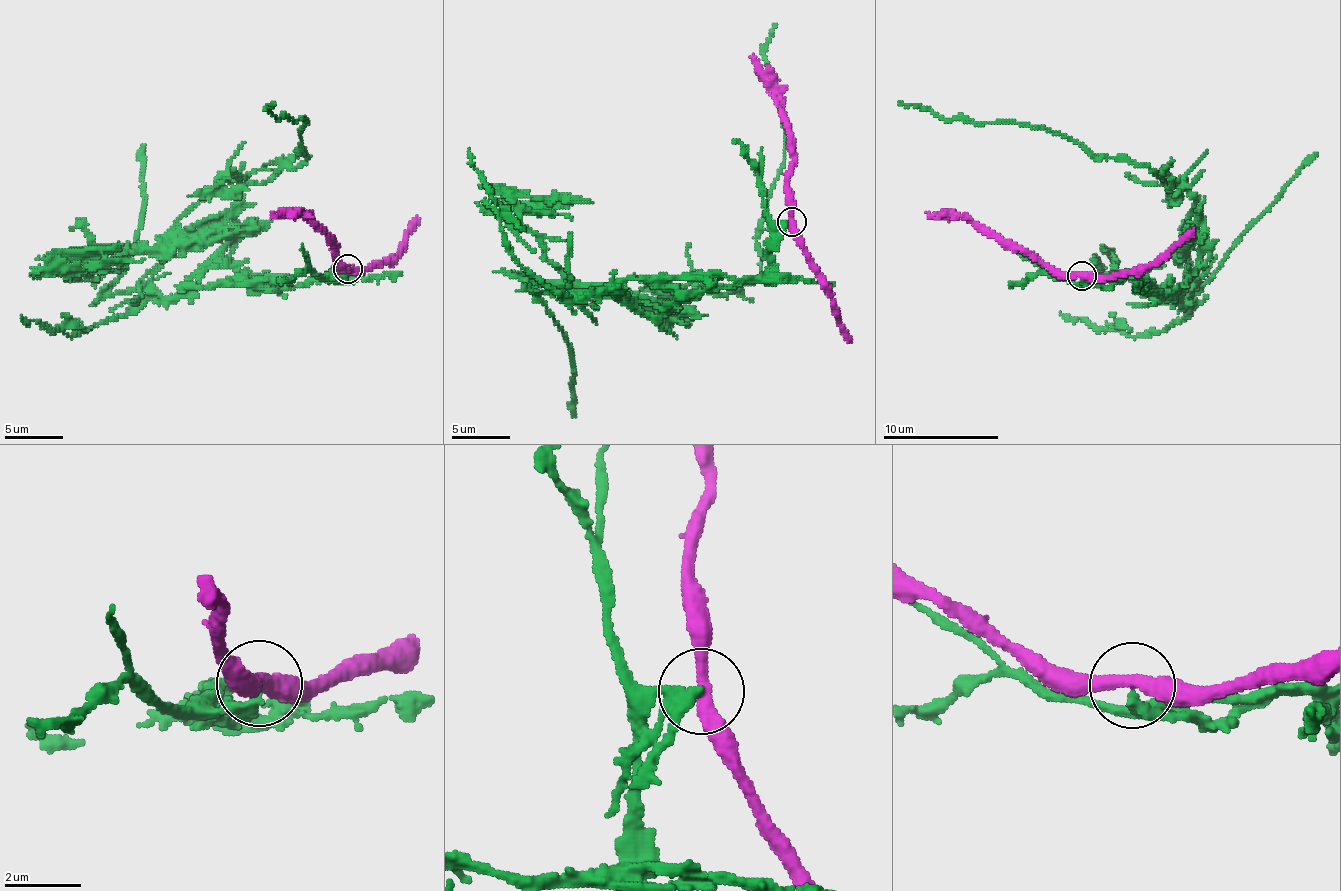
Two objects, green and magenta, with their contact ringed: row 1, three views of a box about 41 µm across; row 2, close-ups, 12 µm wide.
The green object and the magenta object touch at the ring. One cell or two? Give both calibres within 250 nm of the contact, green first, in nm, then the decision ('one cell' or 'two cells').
calibres 320 and 360 nm; two cells

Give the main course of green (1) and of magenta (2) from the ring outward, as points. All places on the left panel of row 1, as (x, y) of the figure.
1: (348, 271), (251, 286), (229, 232), (177, 221), (226, 175), (308, 156), (308, 121), (275, 102)
2: (348, 268), (344, 269), (336, 258), (329, 239), (296, 214), (273, 212)

